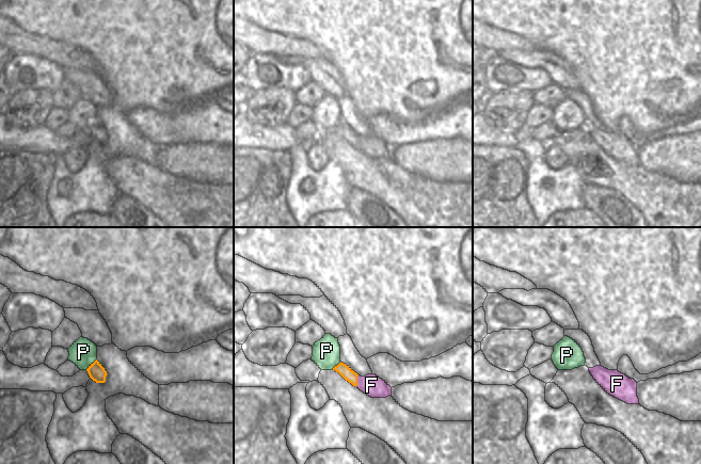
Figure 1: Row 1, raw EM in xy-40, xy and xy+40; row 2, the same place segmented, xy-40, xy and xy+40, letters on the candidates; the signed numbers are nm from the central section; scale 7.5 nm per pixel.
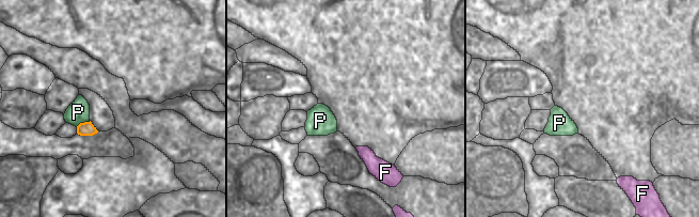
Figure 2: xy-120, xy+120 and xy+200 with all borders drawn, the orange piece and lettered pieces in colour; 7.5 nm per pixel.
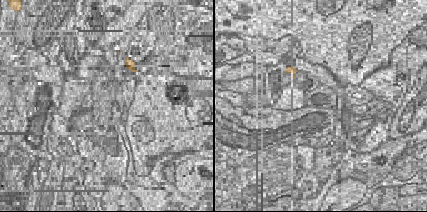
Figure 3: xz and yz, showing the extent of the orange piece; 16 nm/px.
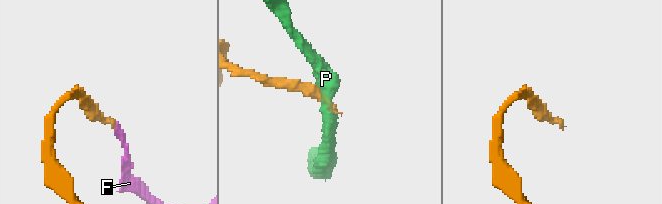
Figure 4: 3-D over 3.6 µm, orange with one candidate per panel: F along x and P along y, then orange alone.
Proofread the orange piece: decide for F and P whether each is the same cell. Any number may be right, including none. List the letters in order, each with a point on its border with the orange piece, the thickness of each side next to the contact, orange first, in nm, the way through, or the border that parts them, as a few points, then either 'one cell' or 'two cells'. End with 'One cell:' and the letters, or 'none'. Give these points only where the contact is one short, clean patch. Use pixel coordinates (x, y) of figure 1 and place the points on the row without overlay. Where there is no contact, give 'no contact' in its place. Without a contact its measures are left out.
F: xy (356, 142) | 90/160 nm | across xy (343, 130), (356, 142), (371, 146) | one cell
P: xy-40 (91, 125) | 120/200 nm | two cells
One cell: F

